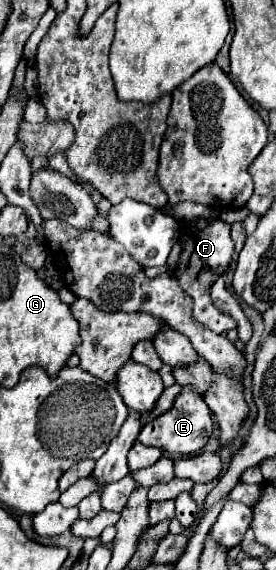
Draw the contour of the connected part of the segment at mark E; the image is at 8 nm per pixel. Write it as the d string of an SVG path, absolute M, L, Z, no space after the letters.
M183 388L183 392L179 394L179 398L175 400L169 412L145 422L145 426L139 432L139 442L155 448L177 448L179 456L189 456L199 452L207 444L211 432L213 432L213 420L207 404L197 392Z

